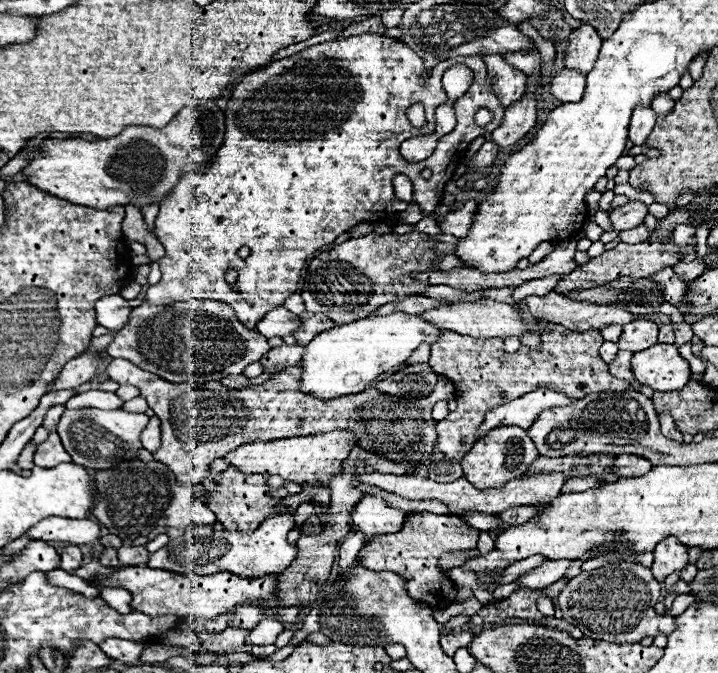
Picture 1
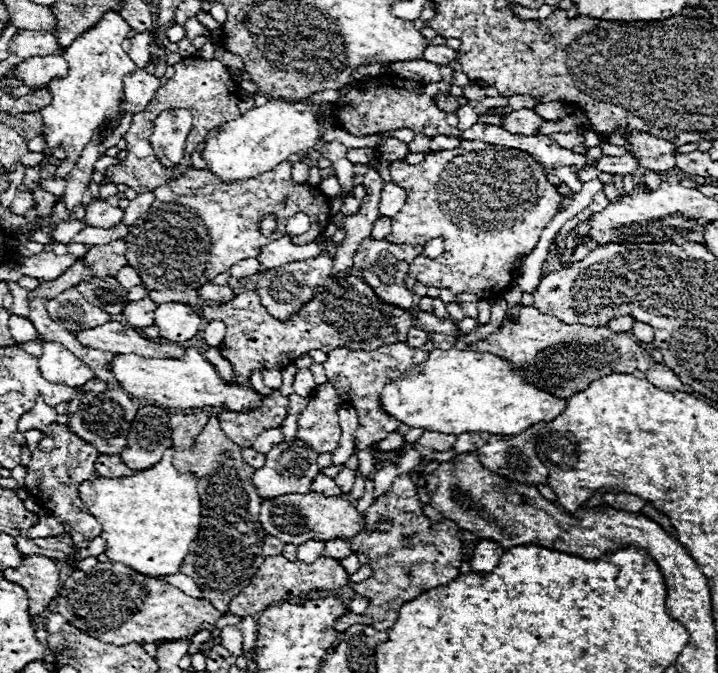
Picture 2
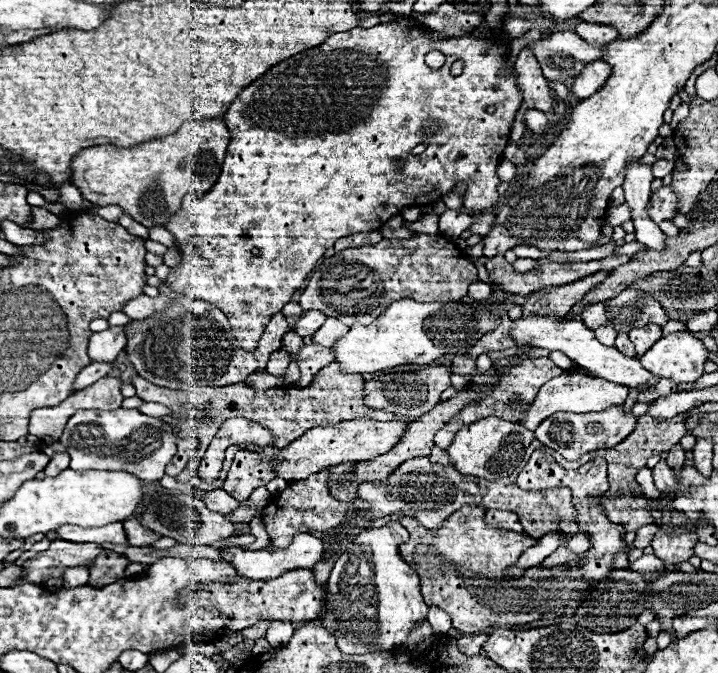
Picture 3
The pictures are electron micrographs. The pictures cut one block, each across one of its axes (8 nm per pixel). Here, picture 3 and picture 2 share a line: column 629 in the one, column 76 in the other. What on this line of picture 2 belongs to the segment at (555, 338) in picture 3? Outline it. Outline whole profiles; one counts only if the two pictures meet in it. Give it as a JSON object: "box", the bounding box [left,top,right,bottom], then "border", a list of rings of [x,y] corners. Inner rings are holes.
{"box":[38,342,96,388],"border":[[[44,342],[42,350],[44,354],[40,356],[38,366],[46,380],[78,388],[86,384],[86,380],[96,378],[94,372],[60,342]]]}

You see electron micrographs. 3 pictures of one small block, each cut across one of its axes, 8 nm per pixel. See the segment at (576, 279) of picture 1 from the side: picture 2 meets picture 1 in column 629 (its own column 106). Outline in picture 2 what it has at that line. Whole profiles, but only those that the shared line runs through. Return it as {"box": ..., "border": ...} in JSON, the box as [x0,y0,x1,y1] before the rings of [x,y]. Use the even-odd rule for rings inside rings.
{"box":[82,240,126,276],"border":[[[114,240],[104,246],[92,246],[82,262],[94,272],[94,276],[116,276],[122,266],[126,266],[126,244],[124,240]]]}

